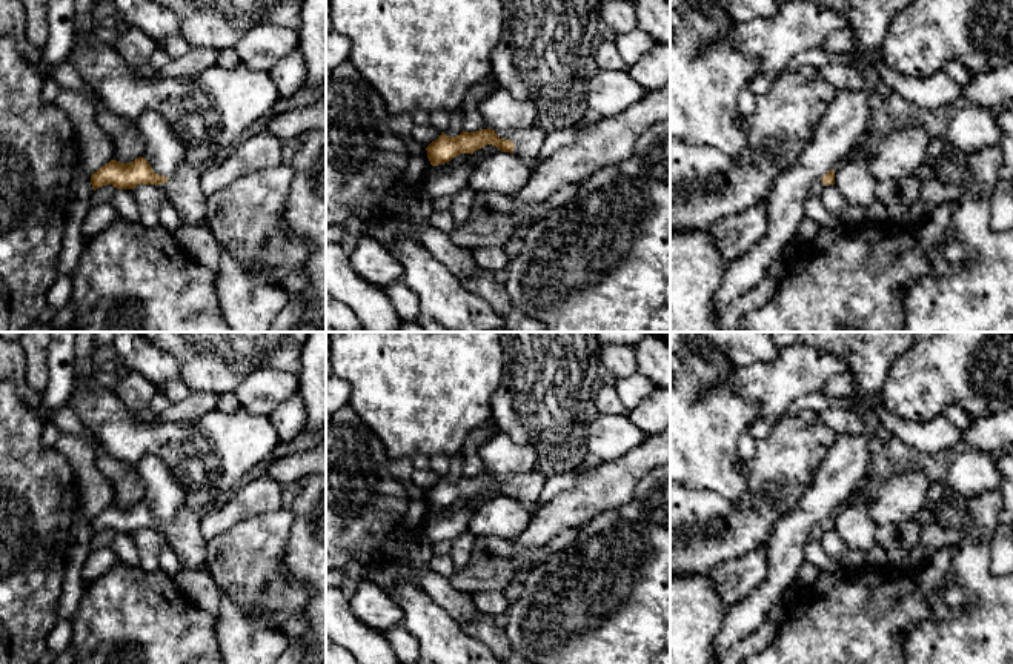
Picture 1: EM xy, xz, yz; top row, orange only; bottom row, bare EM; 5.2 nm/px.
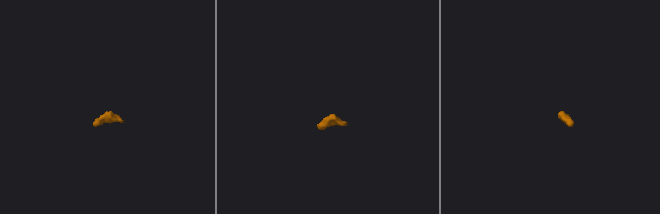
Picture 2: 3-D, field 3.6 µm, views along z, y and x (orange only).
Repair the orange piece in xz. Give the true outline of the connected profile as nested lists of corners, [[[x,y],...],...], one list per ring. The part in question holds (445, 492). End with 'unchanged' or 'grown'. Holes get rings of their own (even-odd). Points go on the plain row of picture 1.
[[[536,469],[512,476],[495,476],[490,472],[475,476],[463,475],[457,481],[441,476],[426,495],[430,509],[437,510],[450,506],[460,498],[473,498],[486,489],[492,489],[501,496],[515,498],[524,509],[533,512],[546,481],[546,476]]]; grown

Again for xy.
[[[143,501],[126,509],[111,504],[91,520],[91,529],[94,535],[106,529],[117,533],[157,529],[168,538],[181,569],[201,570],[206,564],[208,543],[200,532],[200,516],[188,506],[181,506],[169,521],[163,521],[155,518]]]; grown

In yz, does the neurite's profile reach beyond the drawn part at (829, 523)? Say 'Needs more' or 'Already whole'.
Needs more

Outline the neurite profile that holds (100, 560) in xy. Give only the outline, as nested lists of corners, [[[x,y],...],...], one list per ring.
[[[109,546],[91,550],[91,553],[85,563],[83,572],[81,572],[85,586],[98,579],[115,563],[118,563],[118,558]]]

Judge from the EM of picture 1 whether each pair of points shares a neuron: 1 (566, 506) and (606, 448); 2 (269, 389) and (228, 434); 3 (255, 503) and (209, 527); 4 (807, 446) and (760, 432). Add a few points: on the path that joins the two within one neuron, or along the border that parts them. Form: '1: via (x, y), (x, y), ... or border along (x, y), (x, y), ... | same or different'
1: border along (632, 449), (614, 461), (598, 461), (589, 457) | different
2: border along (242, 406), (268, 417) | different
3: via (245, 504), (220, 520) | same
4: border along (773, 421), (773, 428), (757, 440) | different

